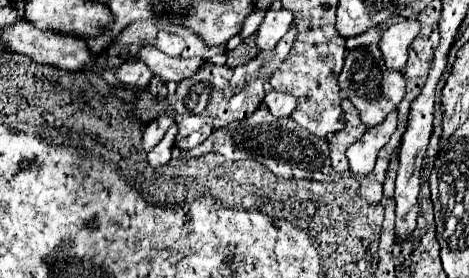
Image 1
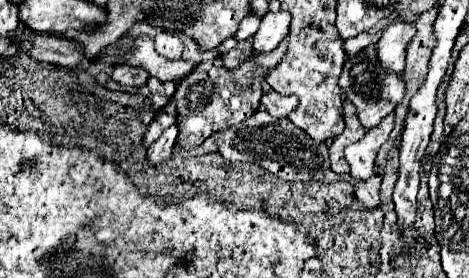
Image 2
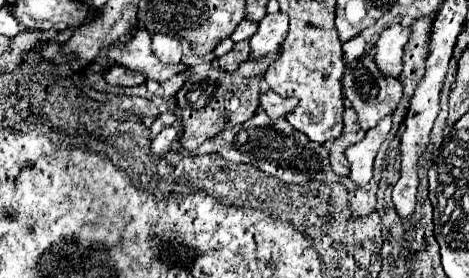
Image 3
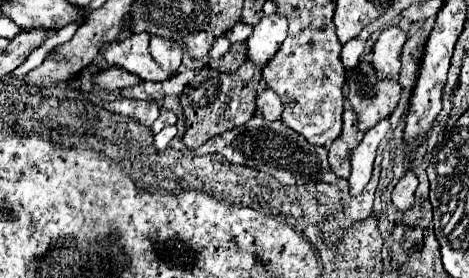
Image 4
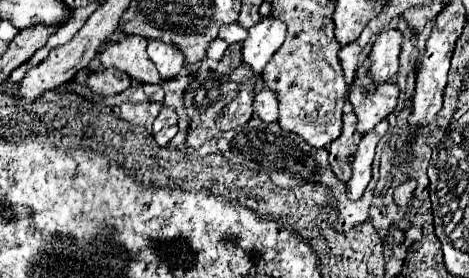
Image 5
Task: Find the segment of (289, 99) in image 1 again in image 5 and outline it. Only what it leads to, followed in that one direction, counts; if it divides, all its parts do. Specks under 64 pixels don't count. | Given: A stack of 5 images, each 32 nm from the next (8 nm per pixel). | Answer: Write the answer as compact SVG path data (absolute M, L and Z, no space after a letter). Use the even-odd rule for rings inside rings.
M262 88L254 96L252 108L254 108L254 116L260 118L262 122L276 122L278 100L276 100L276 96L272 96L272 92L268 92L268 88Z

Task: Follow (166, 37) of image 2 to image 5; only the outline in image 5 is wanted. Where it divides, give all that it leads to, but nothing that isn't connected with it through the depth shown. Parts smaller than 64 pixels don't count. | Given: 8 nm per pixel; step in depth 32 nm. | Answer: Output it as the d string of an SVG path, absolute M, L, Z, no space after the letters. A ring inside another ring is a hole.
M160 40L148 42L148 58L158 68L162 80L176 78L184 68L184 56L180 56L180 52L174 52L170 44L162 44Z

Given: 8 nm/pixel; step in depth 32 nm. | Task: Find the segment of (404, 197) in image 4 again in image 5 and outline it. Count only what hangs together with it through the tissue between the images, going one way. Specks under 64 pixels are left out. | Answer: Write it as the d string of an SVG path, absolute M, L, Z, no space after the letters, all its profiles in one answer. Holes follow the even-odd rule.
M408 180L406 184L398 186L398 190L394 192L394 200L398 206L406 206L408 200L412 198L412 188L416 188L416 180Z

